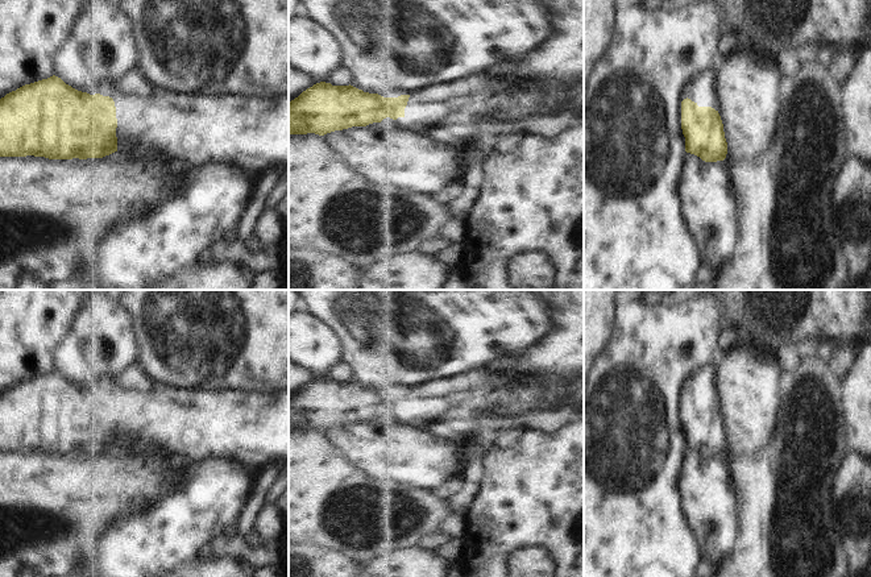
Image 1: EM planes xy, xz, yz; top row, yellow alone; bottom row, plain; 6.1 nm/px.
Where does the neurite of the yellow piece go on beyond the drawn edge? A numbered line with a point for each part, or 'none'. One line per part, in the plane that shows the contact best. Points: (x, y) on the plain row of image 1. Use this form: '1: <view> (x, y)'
1: xy (252, 427).

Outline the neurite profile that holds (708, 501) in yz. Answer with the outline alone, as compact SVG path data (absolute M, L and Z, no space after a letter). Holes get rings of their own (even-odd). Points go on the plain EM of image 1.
M685 448L679 493L700 560L713 570L734 552L738 536L737 501L723 457L705 457Z

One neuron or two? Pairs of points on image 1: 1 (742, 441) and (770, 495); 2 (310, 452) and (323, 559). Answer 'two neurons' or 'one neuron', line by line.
1: two neurons
2: two neurons

